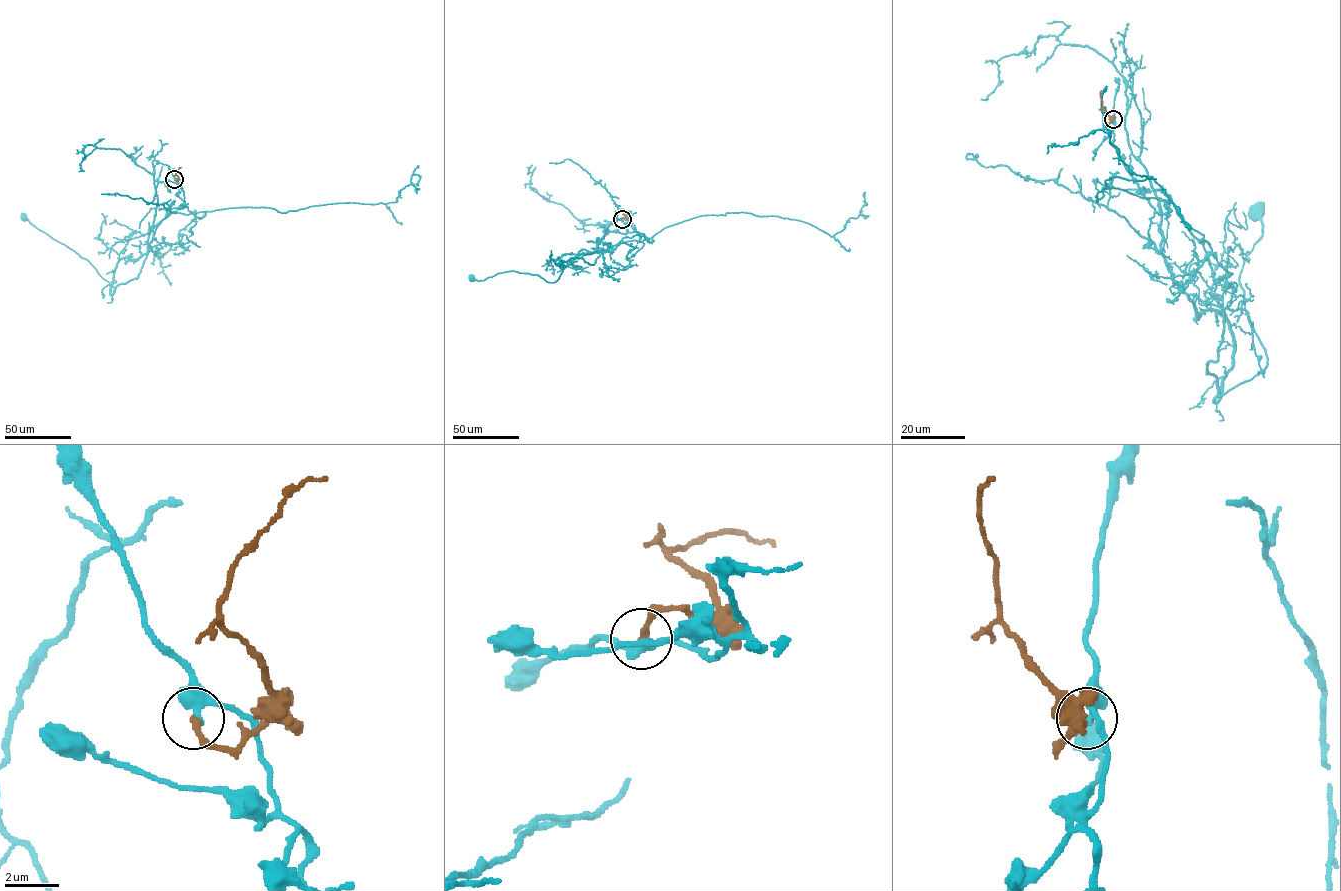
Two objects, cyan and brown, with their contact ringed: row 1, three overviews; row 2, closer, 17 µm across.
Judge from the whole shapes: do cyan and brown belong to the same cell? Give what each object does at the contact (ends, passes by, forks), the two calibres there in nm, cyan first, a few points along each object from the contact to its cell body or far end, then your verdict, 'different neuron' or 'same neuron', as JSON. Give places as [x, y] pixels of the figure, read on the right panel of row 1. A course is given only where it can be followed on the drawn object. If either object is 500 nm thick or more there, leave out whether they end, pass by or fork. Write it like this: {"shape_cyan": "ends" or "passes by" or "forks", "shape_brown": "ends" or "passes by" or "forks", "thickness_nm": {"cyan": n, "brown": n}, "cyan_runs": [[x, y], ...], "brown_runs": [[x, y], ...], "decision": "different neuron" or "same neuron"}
{"shape_cyan": "passes by", "shape_brown": "ends", "thickness_nm": {"cyan": 300, "brown": 240}, "cyan_runs": [[1112, 119], [1142, 194], [1208, 258], [1221, 396], [1267, 366], [1239, 281], [1254, 211]], "brown_runs": [[1112, 119], [1109, 122], [1112, 120], [1102, 108], [1102, 90]], "decision": "different neuron"}

